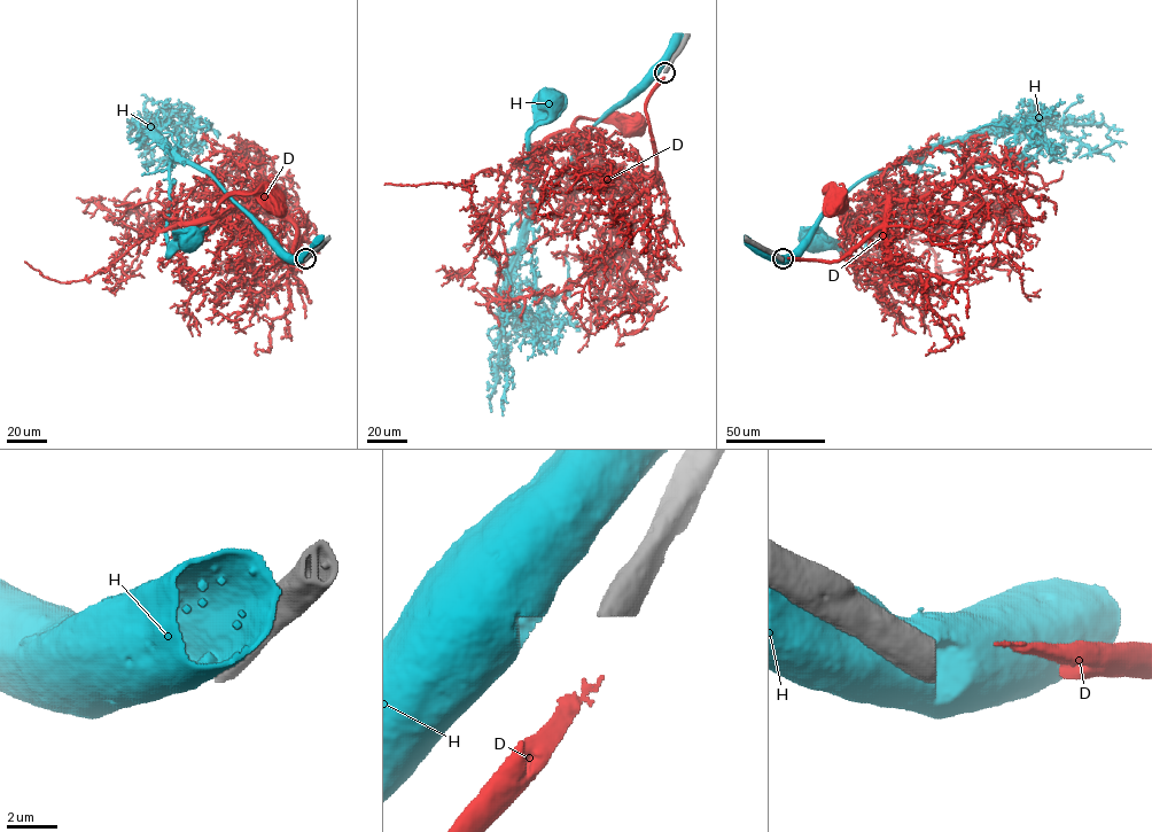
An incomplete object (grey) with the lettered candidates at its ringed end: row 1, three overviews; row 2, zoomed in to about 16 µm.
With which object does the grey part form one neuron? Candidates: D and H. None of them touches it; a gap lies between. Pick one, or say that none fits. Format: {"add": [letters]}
{"add": ["D"]}

